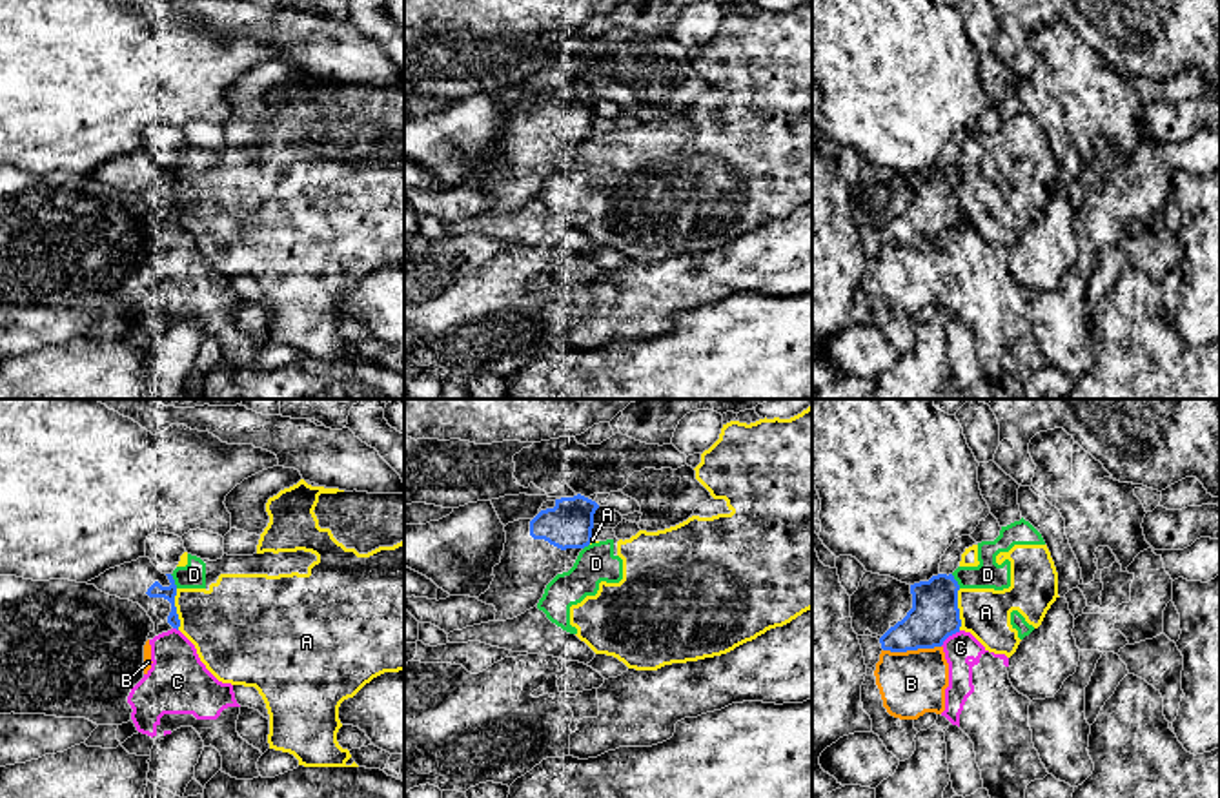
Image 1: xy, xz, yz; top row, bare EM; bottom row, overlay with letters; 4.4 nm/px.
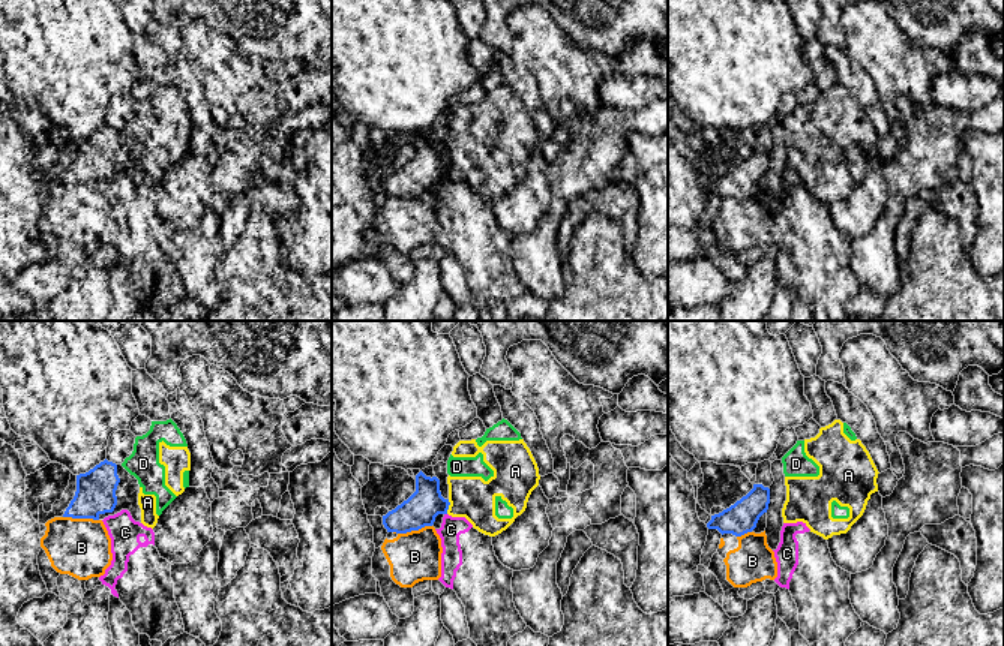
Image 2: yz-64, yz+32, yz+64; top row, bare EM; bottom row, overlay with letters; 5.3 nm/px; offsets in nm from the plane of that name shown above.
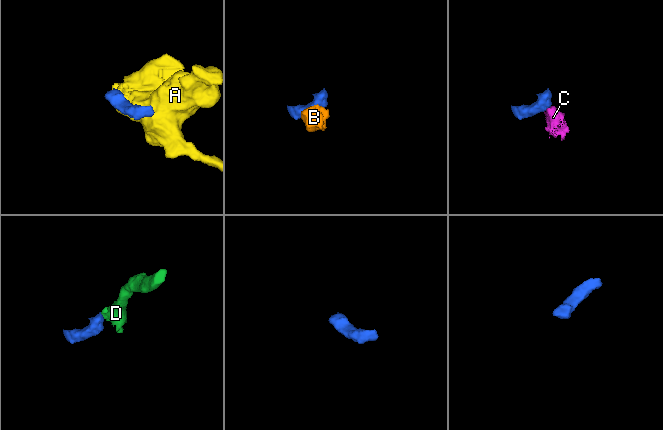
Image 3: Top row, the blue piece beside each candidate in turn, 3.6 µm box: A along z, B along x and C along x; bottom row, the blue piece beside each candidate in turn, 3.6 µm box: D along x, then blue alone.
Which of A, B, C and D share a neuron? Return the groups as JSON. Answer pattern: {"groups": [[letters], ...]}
{"groups": [["A", "D"], ["B", "C"]]}

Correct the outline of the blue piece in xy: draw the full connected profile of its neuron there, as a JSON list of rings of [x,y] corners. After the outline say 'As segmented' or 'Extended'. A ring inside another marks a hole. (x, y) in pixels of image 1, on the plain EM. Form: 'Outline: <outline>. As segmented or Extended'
Outline: [[[146,148],[109,160],[87,177],[95,177],[109,188],[138,195],[155,215],[155,222],[149,224],[147,231],[180,219],[175,199],[175,171],[171,166],[162,166]]]. Extended

